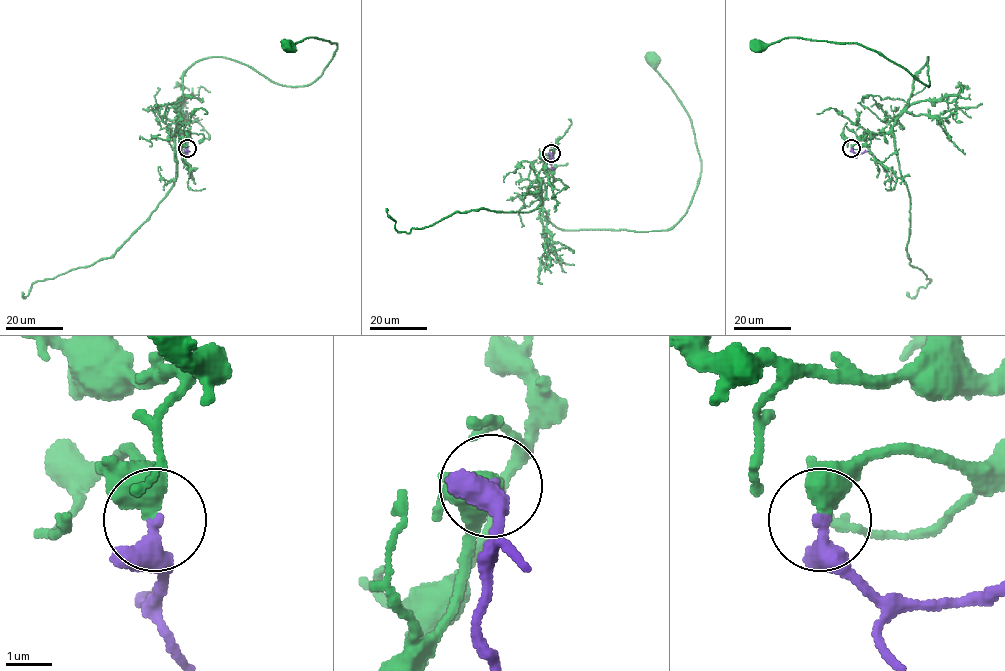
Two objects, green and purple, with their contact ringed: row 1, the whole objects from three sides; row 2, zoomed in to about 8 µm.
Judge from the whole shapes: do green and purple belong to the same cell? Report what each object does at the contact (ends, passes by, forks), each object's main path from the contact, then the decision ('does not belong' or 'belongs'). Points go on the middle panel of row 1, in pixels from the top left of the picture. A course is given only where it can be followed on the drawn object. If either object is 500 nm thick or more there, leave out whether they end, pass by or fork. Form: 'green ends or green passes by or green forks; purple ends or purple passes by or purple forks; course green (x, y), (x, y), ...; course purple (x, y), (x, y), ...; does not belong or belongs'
course green (551, 153), (538, 184), (541, 207), (560, 229), (670, 230), (692, 199), (701, 160), (692, 122), (653, 60); course purple (551, 153), (554, 168); belongs

